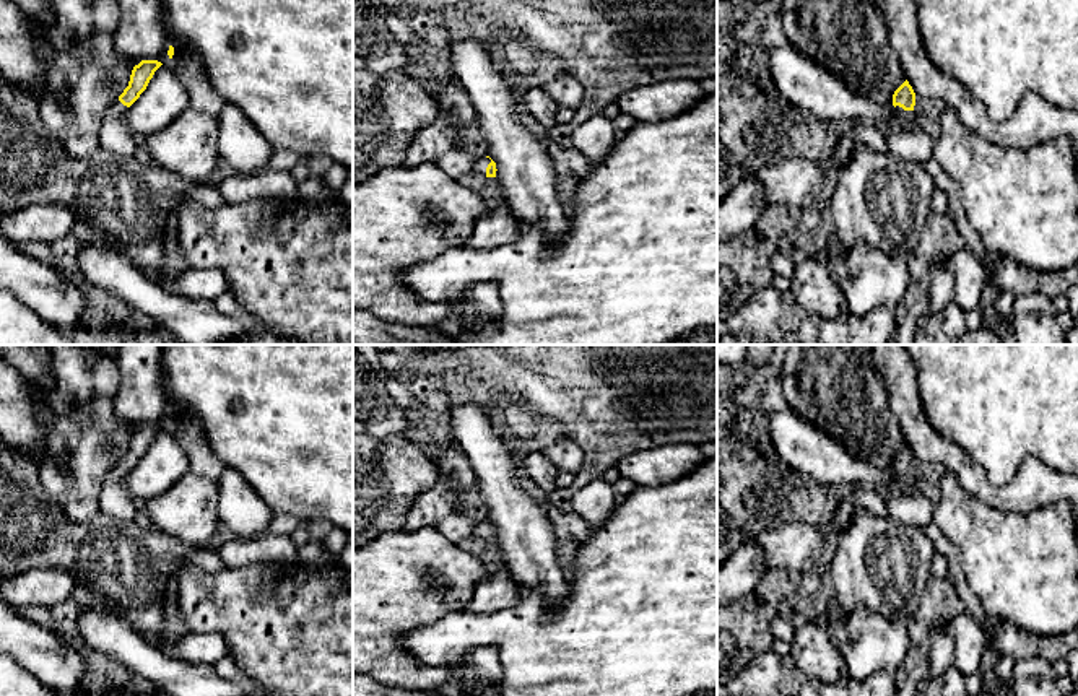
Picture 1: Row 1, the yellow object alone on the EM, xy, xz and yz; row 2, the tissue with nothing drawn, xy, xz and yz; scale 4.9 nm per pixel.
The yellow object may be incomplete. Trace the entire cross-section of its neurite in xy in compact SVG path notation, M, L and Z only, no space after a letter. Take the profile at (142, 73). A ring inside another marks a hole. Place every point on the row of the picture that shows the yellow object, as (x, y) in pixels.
M141 60L133 67L128 86L119 96L119 101L106 114L101 127L101 151L124 156L133 156L140 138L133 135L125 120L128 107L140 98L146 89L154 72L163 63L158 60Z

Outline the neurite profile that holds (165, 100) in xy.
M163 63L146 89L128 107L125 120L140 140L163 130L189 109L189 93L174 73L171 63Z

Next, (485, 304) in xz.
M493 281L472 285L468 304L460 314L460 327L472 328L476 322L494 322L502 314L499 288Z

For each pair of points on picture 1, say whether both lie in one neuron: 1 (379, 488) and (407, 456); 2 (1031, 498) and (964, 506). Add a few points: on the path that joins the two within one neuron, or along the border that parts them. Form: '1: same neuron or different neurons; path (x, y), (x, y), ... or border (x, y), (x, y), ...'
1: same neuron; path (382, 480), (399, 464)
2: different neurons; border (955, 480), (991, 506), (1023, 513)

